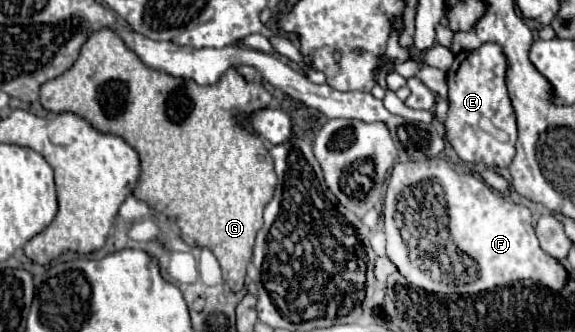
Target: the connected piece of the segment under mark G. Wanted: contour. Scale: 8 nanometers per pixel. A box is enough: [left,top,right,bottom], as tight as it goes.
[39,28,277,292]

